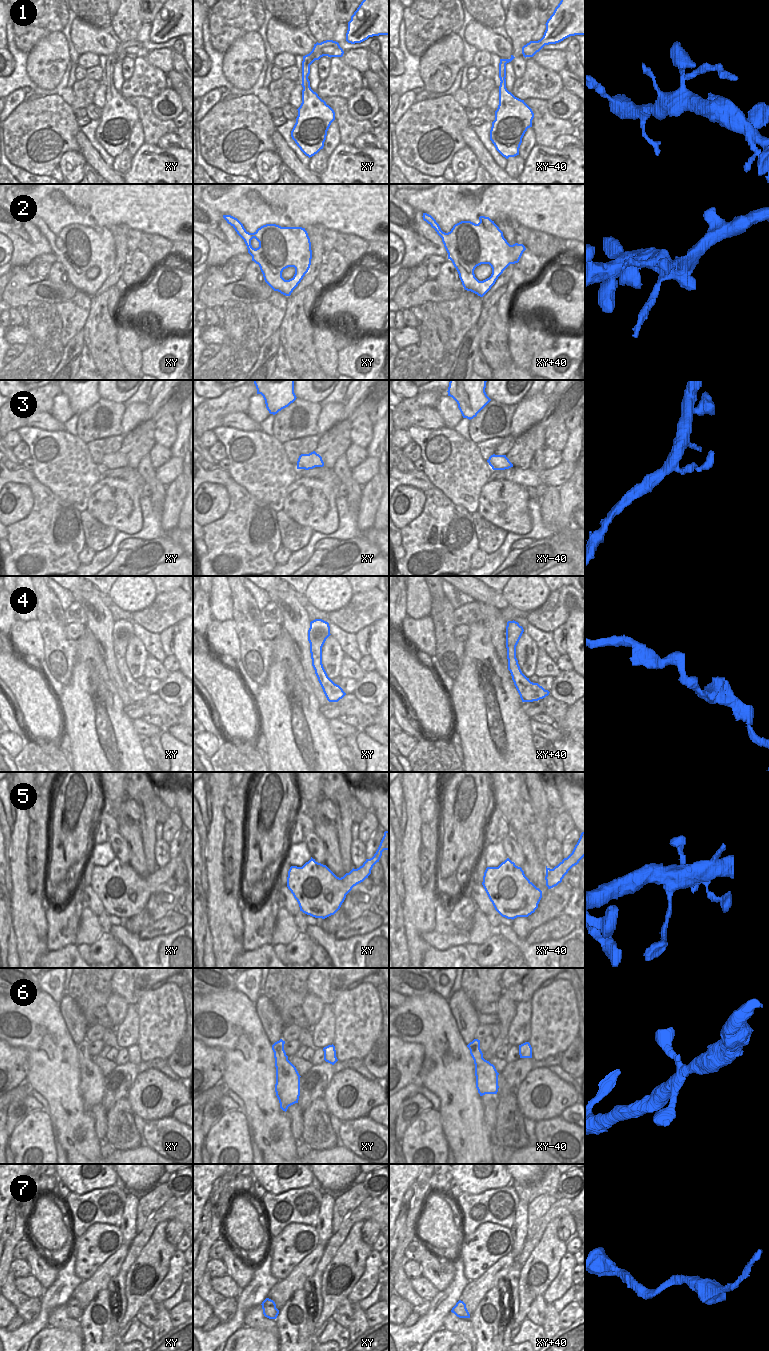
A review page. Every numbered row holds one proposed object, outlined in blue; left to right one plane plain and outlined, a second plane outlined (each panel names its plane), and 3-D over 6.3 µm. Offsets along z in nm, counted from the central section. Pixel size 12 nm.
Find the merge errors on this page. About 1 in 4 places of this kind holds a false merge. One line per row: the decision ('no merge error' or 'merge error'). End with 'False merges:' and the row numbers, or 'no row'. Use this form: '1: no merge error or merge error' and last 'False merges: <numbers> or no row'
1: merge error
2: no merge error
3: no merge error
4: no merge error
5: no merge error
6: no merge error
7: no merge error
False merges: 1

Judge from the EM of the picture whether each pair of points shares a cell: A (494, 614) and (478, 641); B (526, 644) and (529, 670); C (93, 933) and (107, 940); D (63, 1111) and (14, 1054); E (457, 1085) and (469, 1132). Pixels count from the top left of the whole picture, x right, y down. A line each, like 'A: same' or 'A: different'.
A: different
B: same
C: different
D: different
E: same

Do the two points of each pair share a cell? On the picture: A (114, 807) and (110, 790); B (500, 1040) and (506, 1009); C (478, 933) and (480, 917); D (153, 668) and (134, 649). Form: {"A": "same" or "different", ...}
{"A": "same", "B": "same", "C": "same", "D": "different"}

